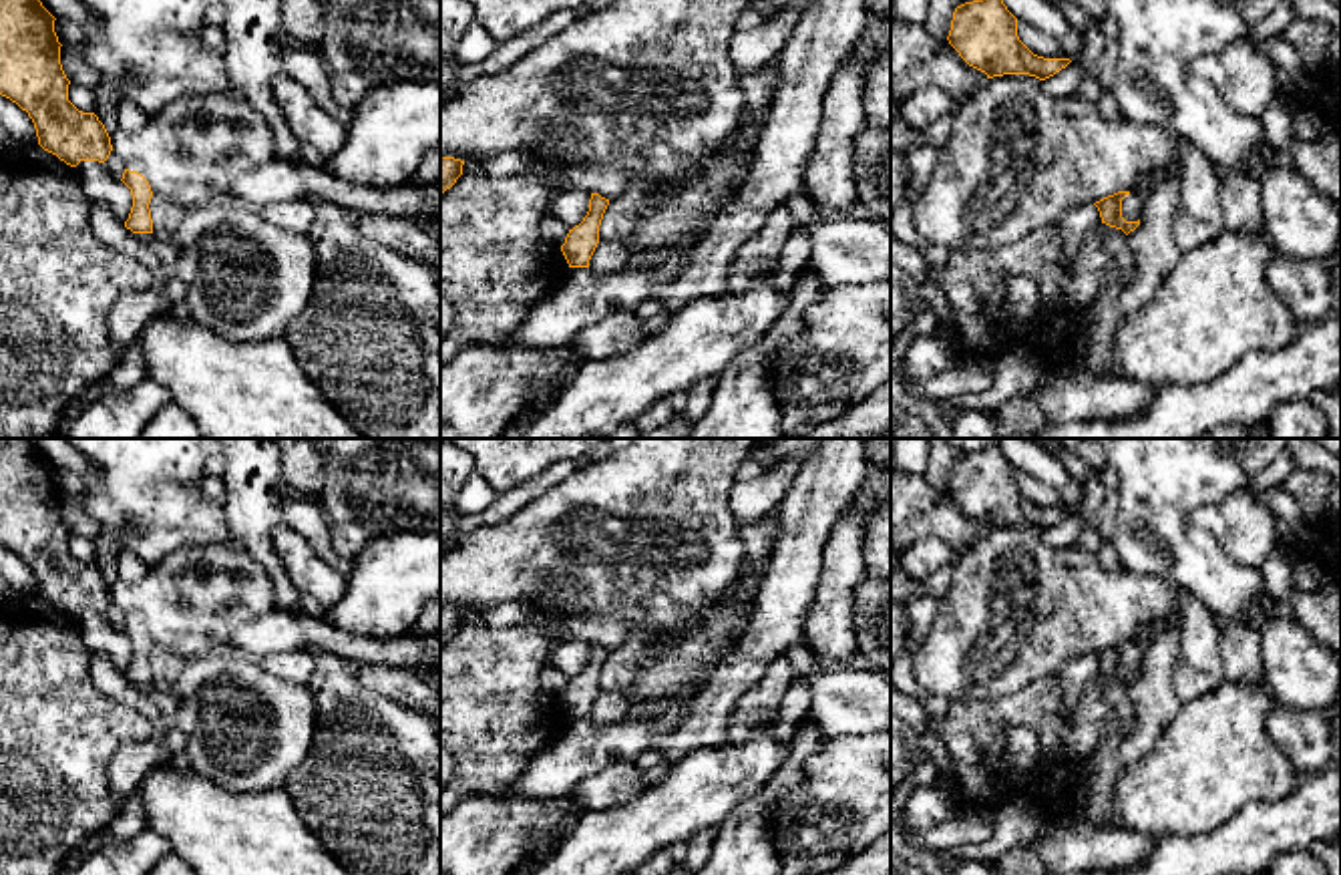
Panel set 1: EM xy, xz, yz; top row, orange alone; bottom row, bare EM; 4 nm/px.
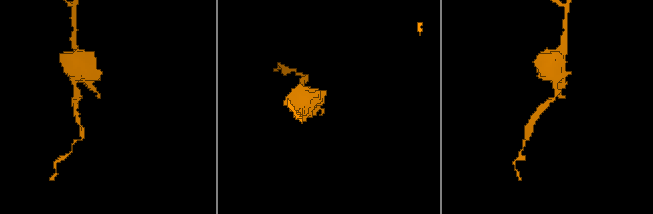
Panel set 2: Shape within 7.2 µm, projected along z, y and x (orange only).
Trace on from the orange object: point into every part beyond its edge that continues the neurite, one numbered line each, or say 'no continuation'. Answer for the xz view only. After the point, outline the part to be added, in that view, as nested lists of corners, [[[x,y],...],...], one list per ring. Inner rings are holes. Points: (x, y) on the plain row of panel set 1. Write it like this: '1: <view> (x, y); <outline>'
no continuation

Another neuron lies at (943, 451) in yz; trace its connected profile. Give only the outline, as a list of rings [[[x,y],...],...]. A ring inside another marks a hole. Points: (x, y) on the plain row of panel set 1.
[[[929,439],[931,465],[925,479],[937,489],[947,491],[953,463],[957,457],[997,445],[999,439]]]

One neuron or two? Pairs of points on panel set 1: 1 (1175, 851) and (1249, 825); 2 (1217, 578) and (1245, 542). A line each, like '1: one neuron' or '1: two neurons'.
1: one neuron
2: two neurons

